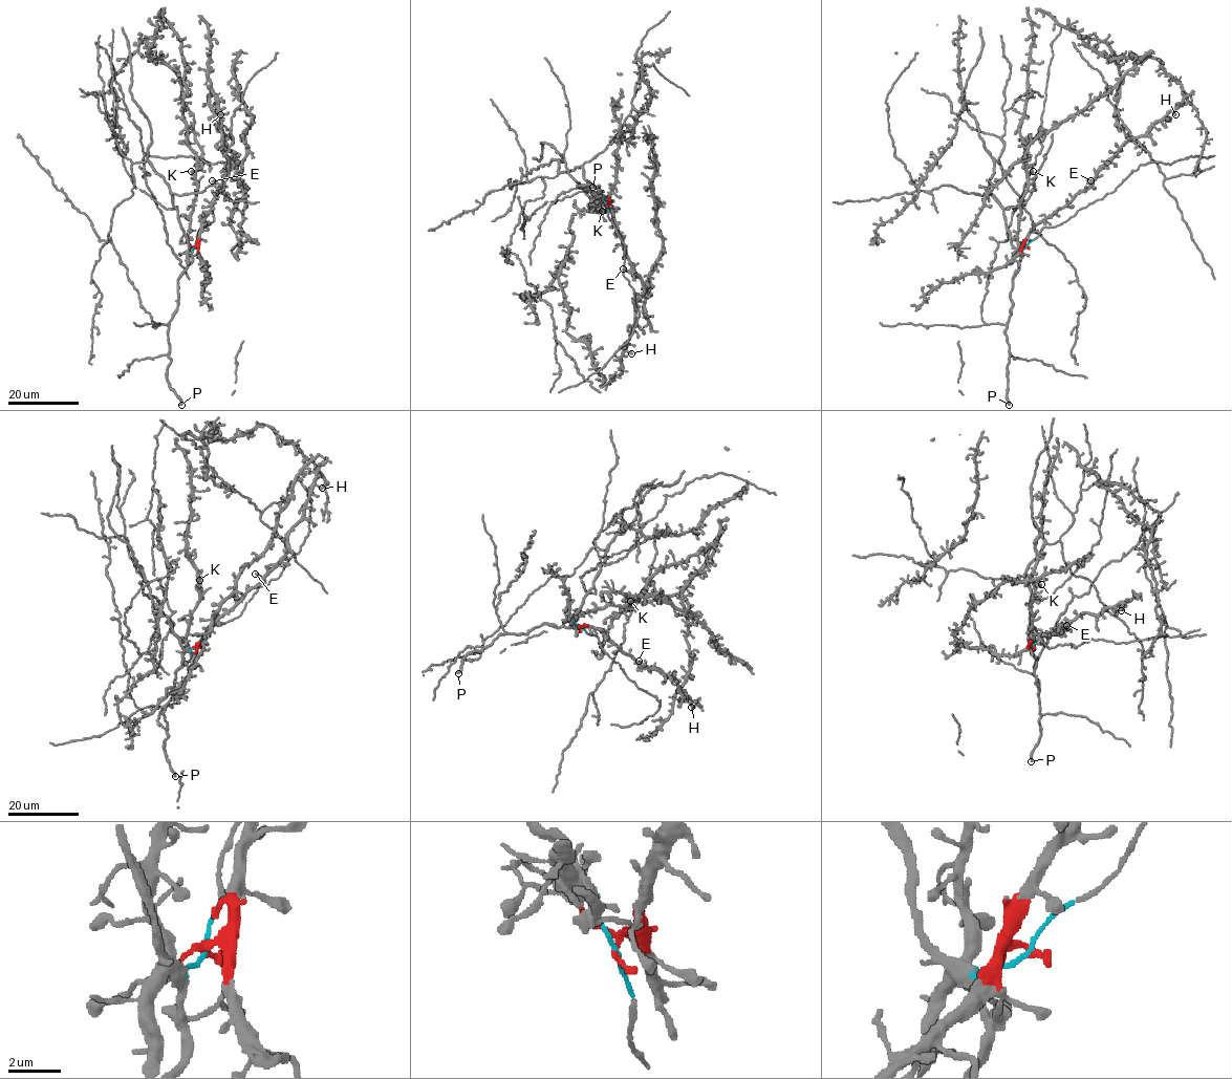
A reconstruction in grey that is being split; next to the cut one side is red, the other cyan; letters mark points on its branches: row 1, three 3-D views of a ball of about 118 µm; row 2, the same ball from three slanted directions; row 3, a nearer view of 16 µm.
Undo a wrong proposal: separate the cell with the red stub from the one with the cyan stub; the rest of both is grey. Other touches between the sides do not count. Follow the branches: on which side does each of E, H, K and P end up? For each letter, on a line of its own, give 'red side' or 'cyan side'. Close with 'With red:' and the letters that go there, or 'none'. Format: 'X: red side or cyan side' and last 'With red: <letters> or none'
E: red side
H: red side
K: cyan side
P: cyan side
With red: E, H

